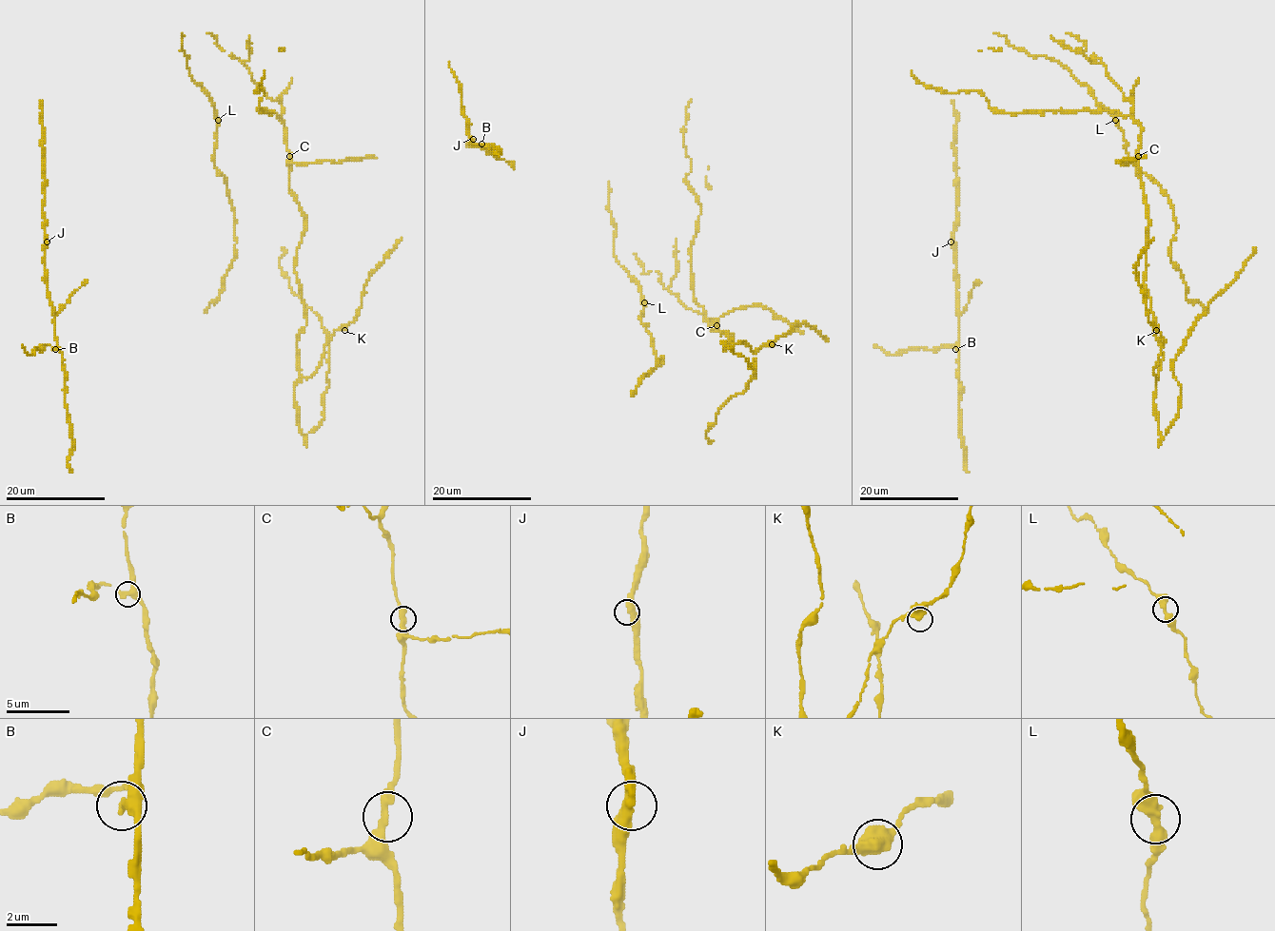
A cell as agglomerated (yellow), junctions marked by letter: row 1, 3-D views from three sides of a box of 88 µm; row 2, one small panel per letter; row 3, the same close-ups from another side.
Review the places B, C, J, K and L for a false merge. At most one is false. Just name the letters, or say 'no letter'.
no letter

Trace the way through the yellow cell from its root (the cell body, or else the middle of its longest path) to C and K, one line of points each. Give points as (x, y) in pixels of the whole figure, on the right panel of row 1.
C: (1104, 65), (1107, 73), (1122, 88), (1124, 99), (1132, 105), (1132, 119), (1140, 126), (1138, 156)
K: (1104, 65), (1140, 126), (1136, 164), (1148, 216), (1144, 287), (1163, 353), (1155, 378), (1163, 346), (1156, 330)

